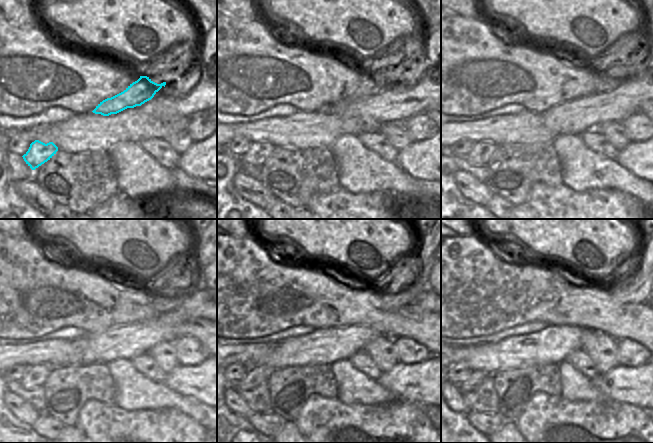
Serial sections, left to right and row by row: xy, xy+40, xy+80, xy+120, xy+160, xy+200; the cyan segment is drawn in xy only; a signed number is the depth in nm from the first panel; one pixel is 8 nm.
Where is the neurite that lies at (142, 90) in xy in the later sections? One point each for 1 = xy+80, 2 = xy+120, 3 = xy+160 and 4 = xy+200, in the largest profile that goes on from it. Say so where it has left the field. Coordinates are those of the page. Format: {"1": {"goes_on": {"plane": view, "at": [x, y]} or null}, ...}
{"1": {"goes_on": {"plane": "xy+80", "at": [609, 79]}}, "2": {"goes_on": {"plane": "xy+120", "at": [163, 302]}}, "3": {"goes_on": {"plane": "xy+160", "at": [406, 293]}}, "4": {"goes_on": {"plane": "xy+200", "at": [637, 286]}}}

